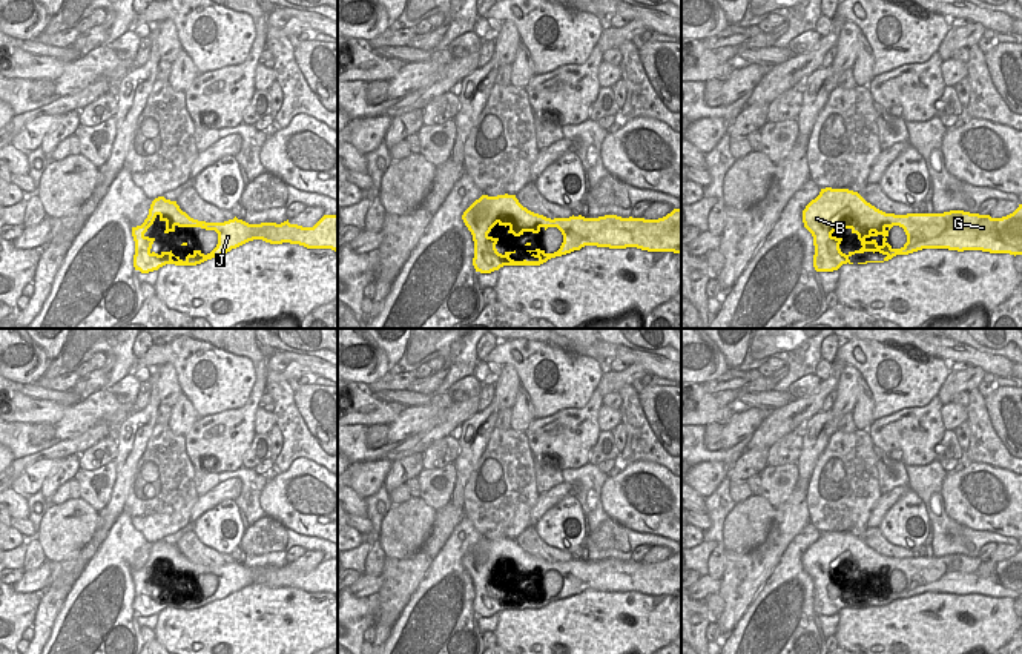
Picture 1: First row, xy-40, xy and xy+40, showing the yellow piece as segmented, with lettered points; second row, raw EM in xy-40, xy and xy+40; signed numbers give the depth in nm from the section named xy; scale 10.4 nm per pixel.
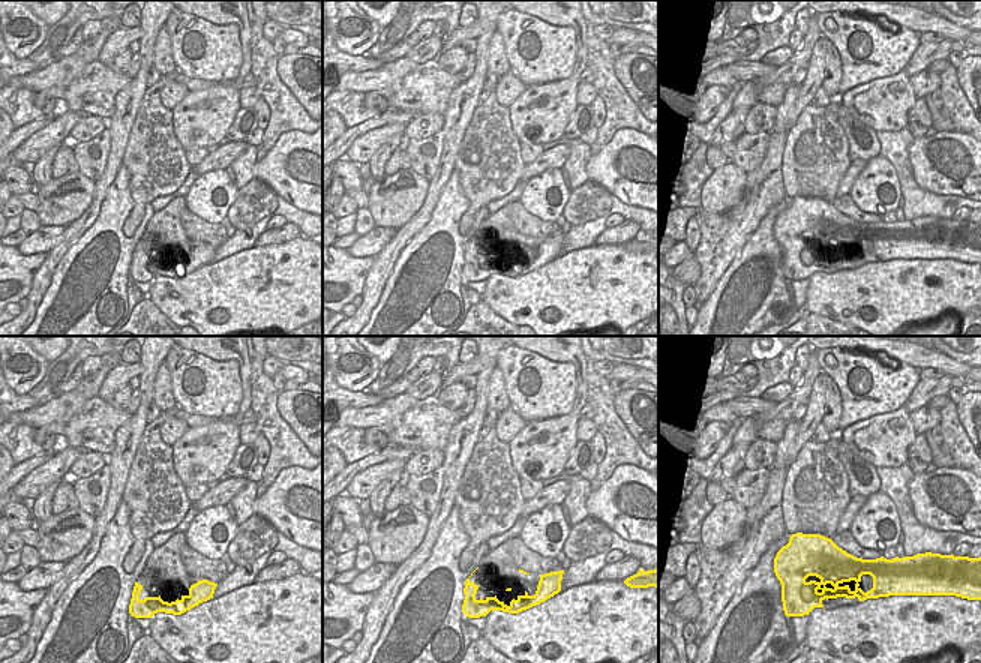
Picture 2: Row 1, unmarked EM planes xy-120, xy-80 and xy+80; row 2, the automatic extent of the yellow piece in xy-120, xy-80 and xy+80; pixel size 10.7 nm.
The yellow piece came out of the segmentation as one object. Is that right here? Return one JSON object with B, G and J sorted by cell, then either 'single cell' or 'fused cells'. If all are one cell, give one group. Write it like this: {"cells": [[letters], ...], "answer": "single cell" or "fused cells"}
{"cells": [["B", "G", "J"]], "answer": "single cell"}

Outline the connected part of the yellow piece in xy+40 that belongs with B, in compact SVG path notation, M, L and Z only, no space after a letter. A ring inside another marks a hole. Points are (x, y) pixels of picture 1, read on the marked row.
M826 187L803 210L803 223L813 236L816 272L833 272L842 264L853 264L849 258L864 252L879 252L885 258L858 264L884 263L922 249L1022 255L1022 204L1002 218L964 210L895 215L876 209L858 192ZM841 226L858 235L862 246L859 250L847 255L841 252L842 238L832 235ZM893 226L902 227L907 235L901 249L887 243Z

